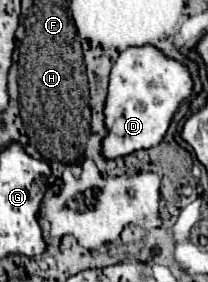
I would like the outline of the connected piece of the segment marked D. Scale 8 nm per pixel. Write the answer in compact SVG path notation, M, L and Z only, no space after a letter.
M150 45L130 47L124 53L120 53L120 57L114 63L112 73L110 73L108 97L104 103L104 125L108 127L108 135L104 137L104 143L102 143L104 159L126 157L134 151L150 149L150 147L158 145L170 125L174 111L186 97L190 97L190 91L192 91L192 79L190 79L188 71L184 69L184 65L174 59L166 59L156 47L150 47Z

